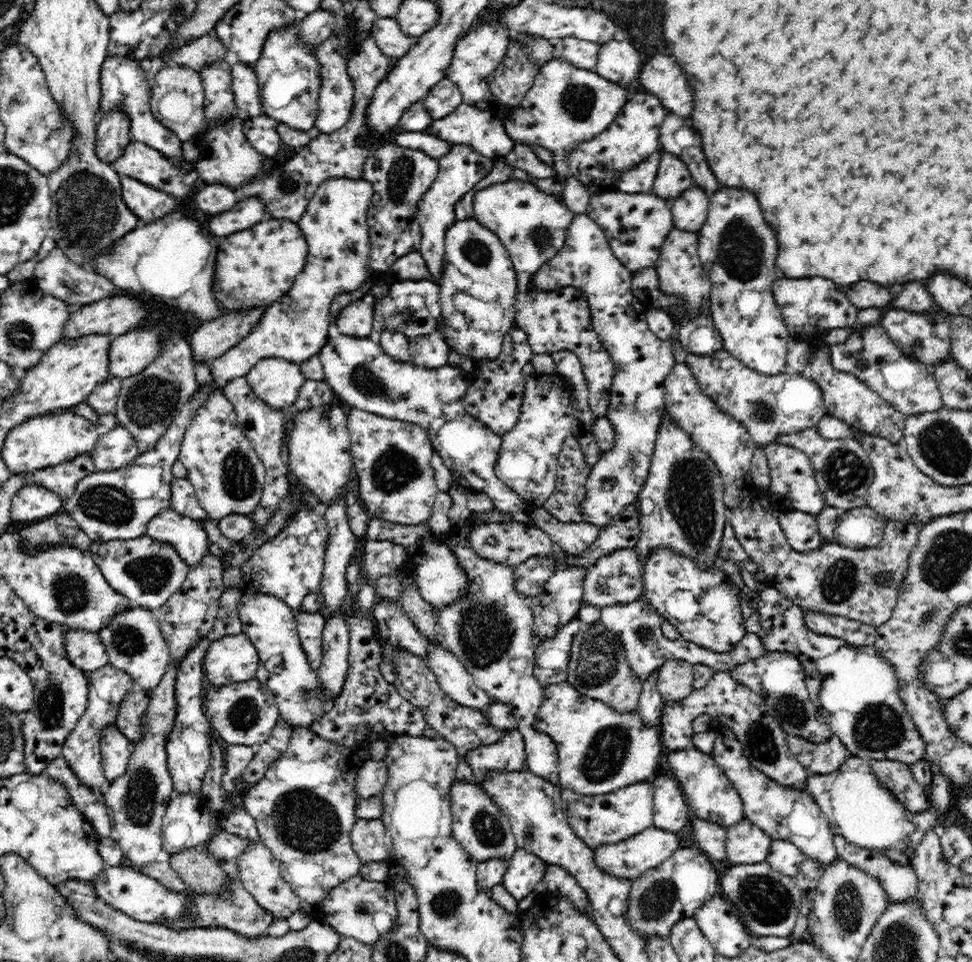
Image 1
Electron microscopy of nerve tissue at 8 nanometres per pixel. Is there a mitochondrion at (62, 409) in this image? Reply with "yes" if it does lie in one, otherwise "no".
no

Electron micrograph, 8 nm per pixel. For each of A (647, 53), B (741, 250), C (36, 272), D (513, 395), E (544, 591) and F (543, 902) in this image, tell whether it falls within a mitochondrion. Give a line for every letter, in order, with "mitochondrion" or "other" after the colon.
A: other
B: mitochondrion
C: other
D: other
E: other
F: other

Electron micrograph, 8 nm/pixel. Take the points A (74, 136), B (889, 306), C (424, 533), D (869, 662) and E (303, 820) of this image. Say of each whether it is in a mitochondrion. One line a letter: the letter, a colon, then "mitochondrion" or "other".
A: other
B: other
C: other
D: other
E: mitochondrion

